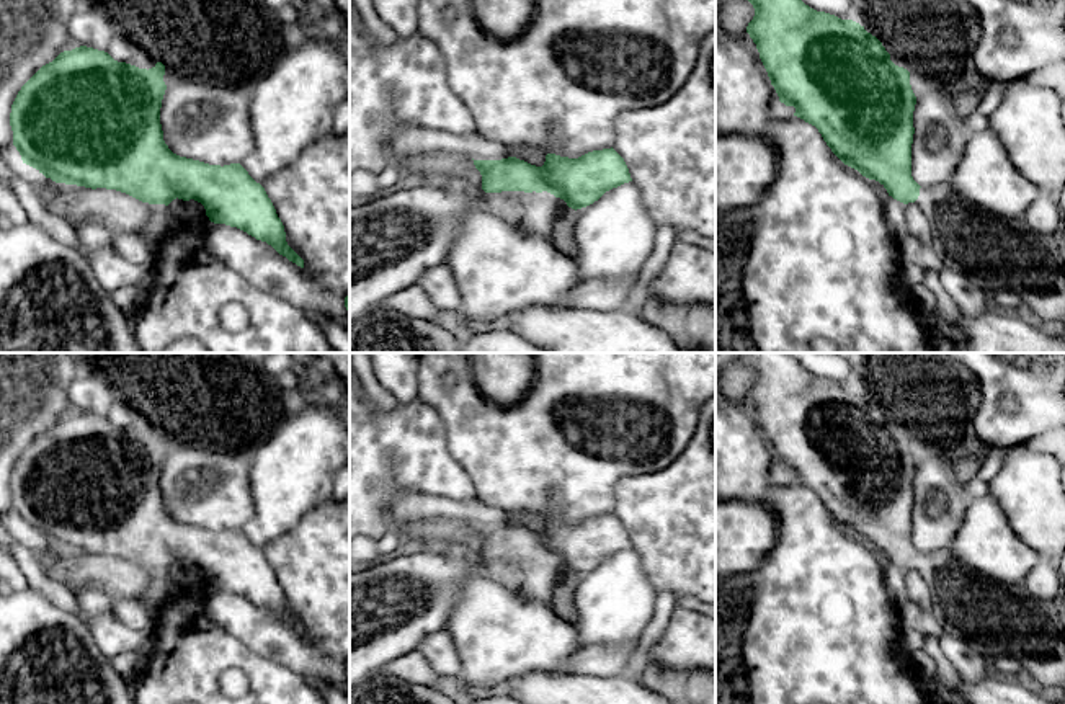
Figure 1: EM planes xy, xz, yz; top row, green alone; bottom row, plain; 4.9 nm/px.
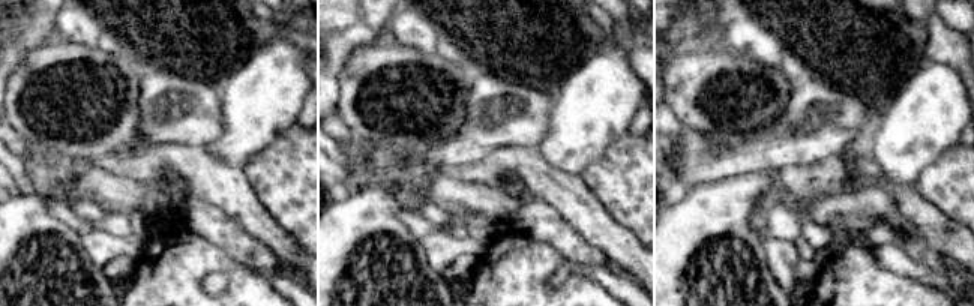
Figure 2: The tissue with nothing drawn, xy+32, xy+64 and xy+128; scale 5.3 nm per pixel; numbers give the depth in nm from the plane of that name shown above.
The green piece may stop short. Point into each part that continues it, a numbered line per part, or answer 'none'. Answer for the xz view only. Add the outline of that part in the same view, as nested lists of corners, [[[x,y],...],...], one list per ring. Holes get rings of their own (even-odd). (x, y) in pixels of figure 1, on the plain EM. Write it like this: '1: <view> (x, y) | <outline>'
1: xz (534, 577) | [[[547,557],[492,559],[492,570],[500,580],[508,583],[511,590],[524,593],[549,608],[554,586],[567,575],[567,568],[564,565],[555,564]]]

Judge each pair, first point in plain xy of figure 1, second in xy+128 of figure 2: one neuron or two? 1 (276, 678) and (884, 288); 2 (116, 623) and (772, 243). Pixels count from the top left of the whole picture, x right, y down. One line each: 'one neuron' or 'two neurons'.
1: one neuron
2: one neuron

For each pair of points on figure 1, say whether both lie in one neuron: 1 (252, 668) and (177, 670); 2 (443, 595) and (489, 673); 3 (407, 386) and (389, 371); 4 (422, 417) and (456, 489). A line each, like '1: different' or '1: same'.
1: same
2: different
3: same
4: same

